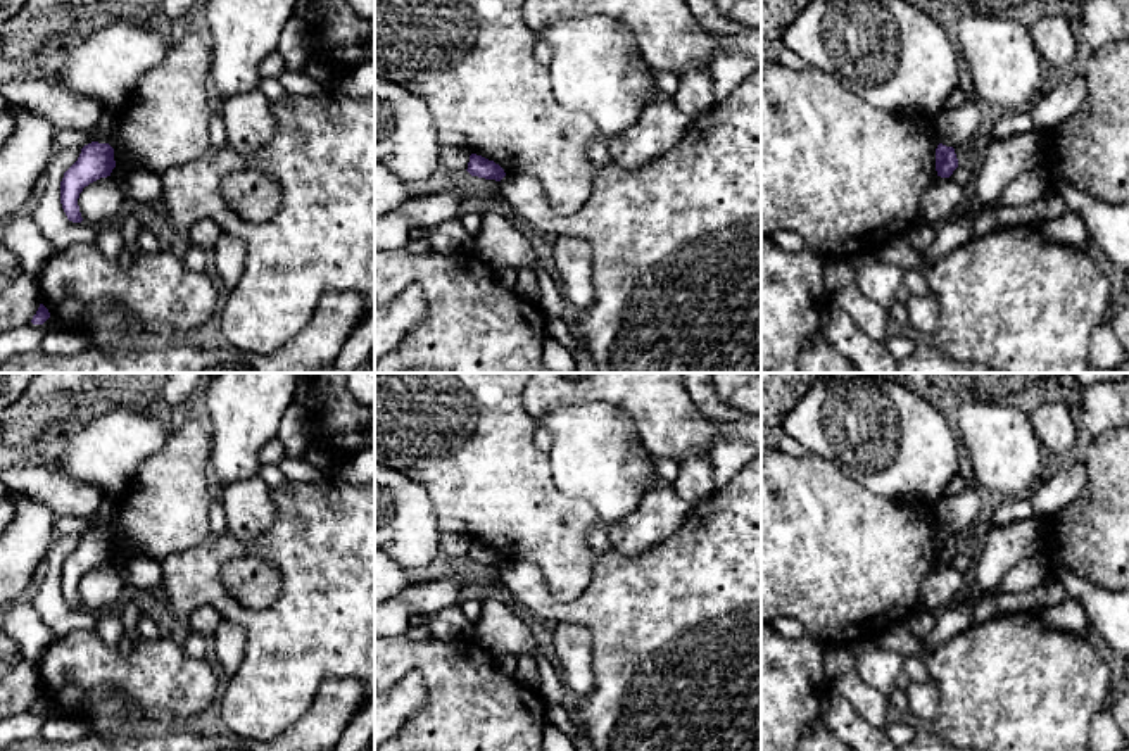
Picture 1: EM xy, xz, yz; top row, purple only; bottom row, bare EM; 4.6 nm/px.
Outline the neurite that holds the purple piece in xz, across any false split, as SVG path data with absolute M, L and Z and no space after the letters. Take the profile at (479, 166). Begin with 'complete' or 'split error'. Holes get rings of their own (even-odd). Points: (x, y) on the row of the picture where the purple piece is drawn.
complete; M476 154L470 155L470 162L468 162L466 171L471 176L495 180L495 181L501 181L506 176L504 169L499 164L495 164L494 161L489 161L482 155L476 155Z

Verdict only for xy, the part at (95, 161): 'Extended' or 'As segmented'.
As segmented

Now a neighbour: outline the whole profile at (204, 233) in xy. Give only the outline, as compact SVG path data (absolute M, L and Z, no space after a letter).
M205 218L186 228L185 235L192 247L199 247L211 254L221 235L221 230L216 221Z

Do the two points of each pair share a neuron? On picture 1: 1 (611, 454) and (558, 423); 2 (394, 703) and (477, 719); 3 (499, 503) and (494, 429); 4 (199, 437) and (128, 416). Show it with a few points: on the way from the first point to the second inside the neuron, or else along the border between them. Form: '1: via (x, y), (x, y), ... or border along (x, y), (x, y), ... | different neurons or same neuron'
1: via (598, 449), (572, 427) | same neuron
2: border along (416, 670), (427, 700), (396, 732) | different neurons
3: via (494, 484), (494, 448) | same neuron
4: border along (173, 439), (140, 465) | different neurons

